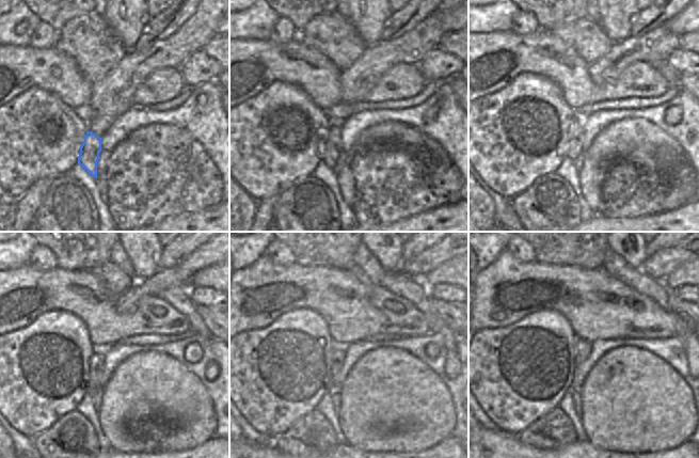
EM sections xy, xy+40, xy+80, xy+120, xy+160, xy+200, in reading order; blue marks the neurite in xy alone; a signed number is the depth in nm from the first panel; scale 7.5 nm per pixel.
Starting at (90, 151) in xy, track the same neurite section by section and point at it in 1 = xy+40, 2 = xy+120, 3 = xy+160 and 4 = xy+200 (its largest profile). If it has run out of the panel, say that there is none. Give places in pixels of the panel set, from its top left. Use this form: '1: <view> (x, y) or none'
1: xy+40 (332, 148)
2: xy+120 (96, 369)
3: xy+160 (339, 348)
4: xy+200 (583, 348)

